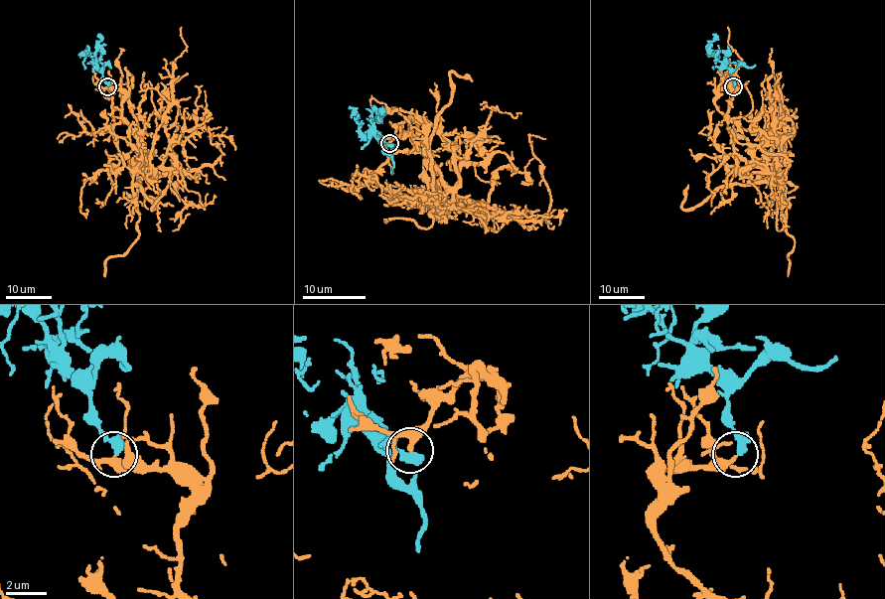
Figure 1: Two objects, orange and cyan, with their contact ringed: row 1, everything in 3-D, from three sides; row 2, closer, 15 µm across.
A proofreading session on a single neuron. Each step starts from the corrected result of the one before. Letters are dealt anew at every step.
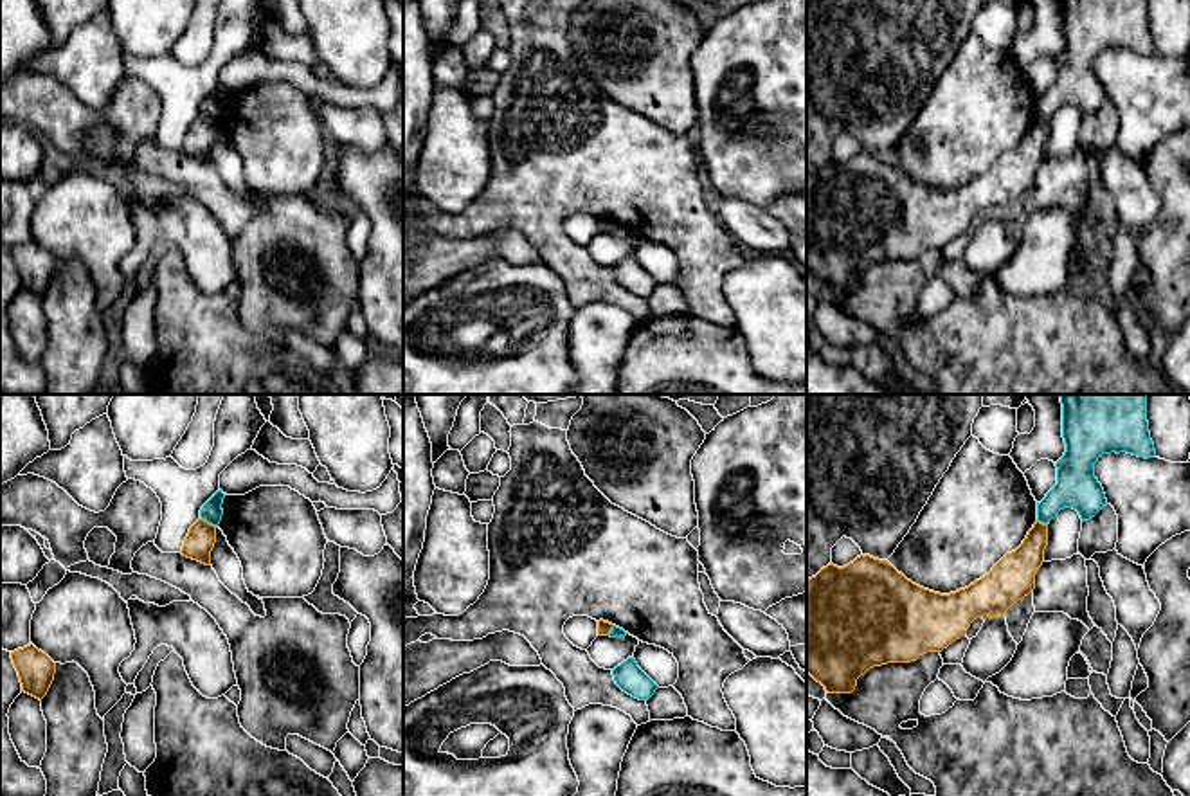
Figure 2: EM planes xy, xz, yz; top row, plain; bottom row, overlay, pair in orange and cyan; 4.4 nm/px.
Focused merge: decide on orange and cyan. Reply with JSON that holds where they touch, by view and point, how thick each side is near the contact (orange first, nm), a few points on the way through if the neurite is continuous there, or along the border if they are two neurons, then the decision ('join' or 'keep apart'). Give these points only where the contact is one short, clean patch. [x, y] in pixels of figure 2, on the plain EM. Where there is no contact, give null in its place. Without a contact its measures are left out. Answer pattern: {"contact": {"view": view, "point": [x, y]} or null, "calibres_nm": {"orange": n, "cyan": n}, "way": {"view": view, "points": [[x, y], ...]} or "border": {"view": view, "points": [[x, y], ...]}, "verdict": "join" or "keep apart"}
{"contact": {"view": "xy", "point": [207, 119]}, "calibres_nm": {"orange": 130, "cyan": 90}, "border": {"view": "xy", "points": [[202, 114], [215, 123]]}, "verdict": "keep apart"}

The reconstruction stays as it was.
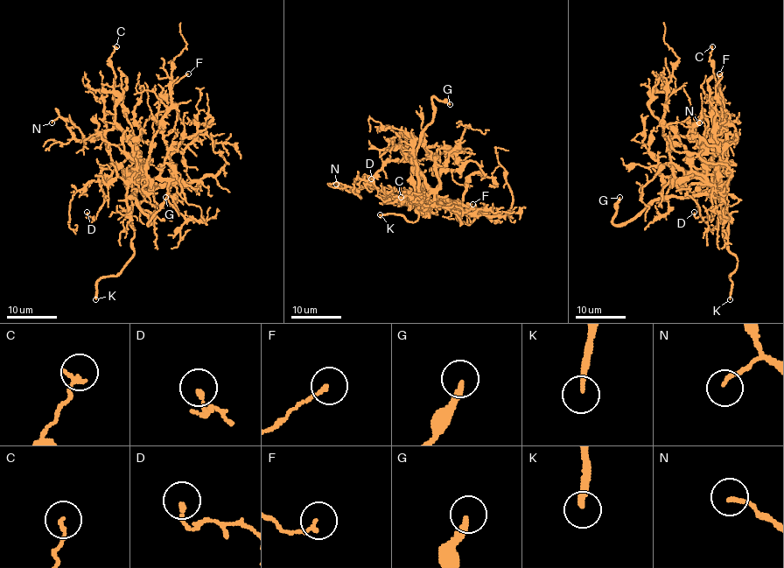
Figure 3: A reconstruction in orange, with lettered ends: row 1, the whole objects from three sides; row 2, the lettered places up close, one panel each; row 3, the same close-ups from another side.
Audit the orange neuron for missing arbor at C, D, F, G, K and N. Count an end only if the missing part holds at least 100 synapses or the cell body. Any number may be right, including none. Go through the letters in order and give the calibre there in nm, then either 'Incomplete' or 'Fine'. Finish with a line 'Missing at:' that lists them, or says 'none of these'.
C: Thickness 170 nm. Fine
D: Thickness 140 nm. Fine
F: Thickness 160 nm. Fine
G: Thickness 220 nm. Incomplete
K: Thickness 190 nm. Incomplete
N: Thickness 140 nm. Fine
Missing at: G, K

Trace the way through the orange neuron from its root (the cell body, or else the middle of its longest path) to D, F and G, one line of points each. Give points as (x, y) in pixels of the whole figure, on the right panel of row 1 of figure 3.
D: (693, 183), (703, 185), (708, 174), (721, 171), (714, 164), (718, 168), (714, 216), (696, 217), (694, 212)
F: (693, 183), (722, 185), (718, 178), (719, 153), (714, 122), (716, 85), (722, 79), (719, 73)
G: (693, 183), (704, 181), (689, 173), (667, 197), (615, 225), (619, 197)

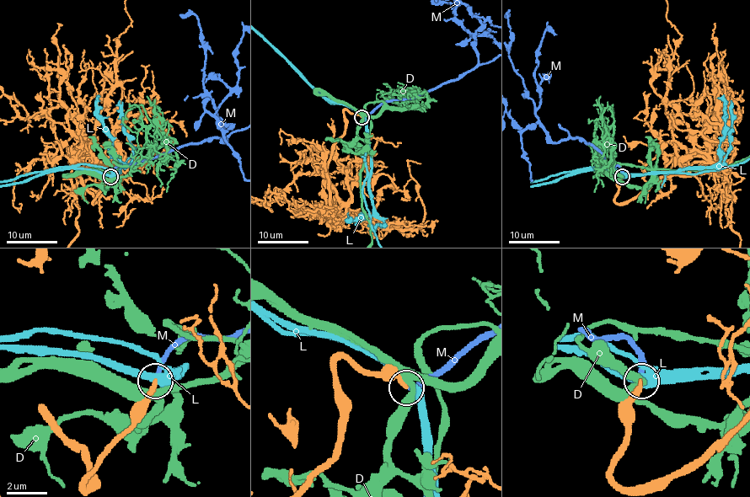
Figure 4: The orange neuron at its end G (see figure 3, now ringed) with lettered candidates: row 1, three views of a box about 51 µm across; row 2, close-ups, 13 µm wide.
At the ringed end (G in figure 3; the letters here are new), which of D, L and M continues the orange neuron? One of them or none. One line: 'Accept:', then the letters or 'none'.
Accept: M

